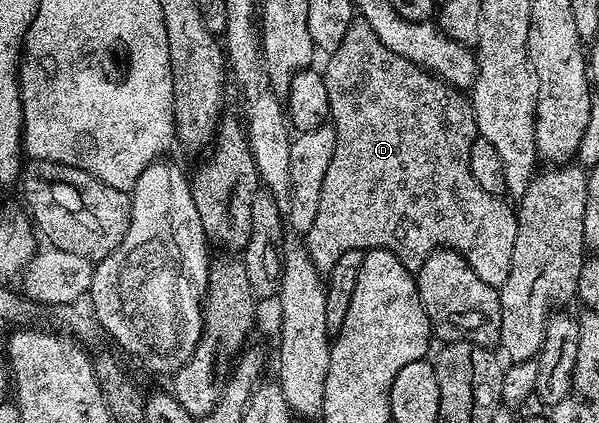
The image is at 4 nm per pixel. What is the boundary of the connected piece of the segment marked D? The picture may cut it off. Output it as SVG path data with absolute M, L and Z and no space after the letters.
M363 19L353 20L352 26L346 31L342 43L327 58L328 66L323 66L326 95L328 96L328 112L330 123L336 129L336 142L334 143L334 159L330 159L330 167L326 170L326 179L322 179L322 199L318 199L318 215L314 215L314 224L306 234L306 248L314 267L321 275L327 275L338 263L341 255L351 249L389 249L406 268L413 271L422 267L422 263L436 249L450 248L456 250L474 267L474 275L482 279L482 283L490 283L497 287L506 283L510 263L514 259L514 239L516 238L516 214L513 206L504 197L491 197L474 179L470 171L470 147L476 142L476 116L472 110L471 100L459 88L449 87L433 76L427 69L420 68L412 61L395 54L371 29L370 23Z

